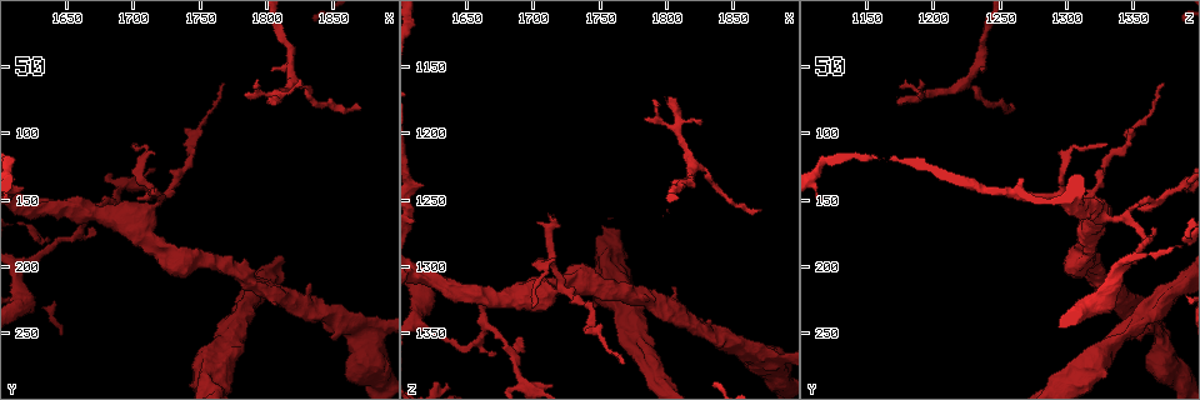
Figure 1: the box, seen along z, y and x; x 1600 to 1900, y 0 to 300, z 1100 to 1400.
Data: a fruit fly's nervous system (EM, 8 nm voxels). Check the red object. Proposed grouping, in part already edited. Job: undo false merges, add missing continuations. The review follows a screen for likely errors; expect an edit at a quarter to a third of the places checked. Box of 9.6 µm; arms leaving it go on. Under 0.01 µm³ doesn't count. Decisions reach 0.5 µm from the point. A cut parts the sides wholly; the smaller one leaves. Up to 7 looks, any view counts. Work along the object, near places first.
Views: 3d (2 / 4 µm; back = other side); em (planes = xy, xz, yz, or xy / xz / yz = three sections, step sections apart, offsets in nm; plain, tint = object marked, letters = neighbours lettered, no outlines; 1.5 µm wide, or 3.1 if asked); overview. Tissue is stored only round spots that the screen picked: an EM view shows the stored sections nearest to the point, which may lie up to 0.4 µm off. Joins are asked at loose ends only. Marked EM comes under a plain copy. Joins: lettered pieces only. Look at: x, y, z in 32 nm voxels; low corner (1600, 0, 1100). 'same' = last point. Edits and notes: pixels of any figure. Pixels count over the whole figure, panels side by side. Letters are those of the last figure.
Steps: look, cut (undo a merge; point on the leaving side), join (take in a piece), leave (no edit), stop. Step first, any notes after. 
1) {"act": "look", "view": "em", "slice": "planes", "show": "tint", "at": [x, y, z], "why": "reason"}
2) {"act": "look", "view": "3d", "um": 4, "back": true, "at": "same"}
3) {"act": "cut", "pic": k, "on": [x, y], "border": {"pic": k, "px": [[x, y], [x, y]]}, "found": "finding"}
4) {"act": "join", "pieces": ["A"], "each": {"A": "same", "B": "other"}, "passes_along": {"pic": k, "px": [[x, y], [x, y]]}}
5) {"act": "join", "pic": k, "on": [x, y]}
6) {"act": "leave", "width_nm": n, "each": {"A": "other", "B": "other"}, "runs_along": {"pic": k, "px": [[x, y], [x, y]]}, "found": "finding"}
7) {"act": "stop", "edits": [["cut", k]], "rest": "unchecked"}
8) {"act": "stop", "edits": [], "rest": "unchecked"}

{"act": "look", "view": "em", "slice": "xy", "step": 8, "show": "letters", "at": [1800, 78, 1174], "why": "thin end"}

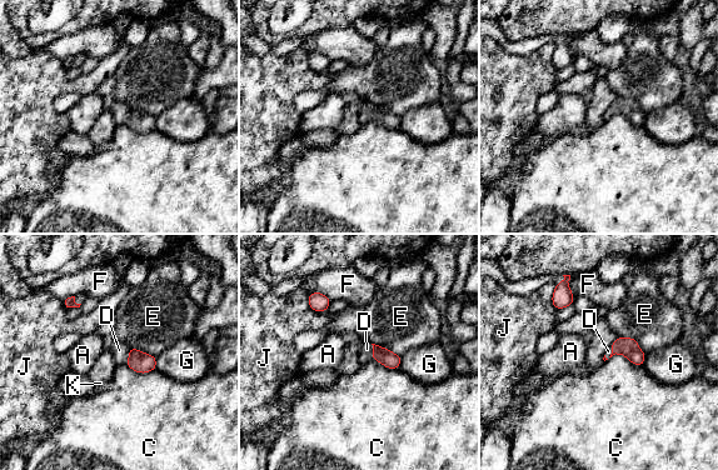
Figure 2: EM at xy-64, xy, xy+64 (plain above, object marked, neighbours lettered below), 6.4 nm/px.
{"act": "look", "view": "em", "slice": "planes", "show": "letters", "at": "same"}

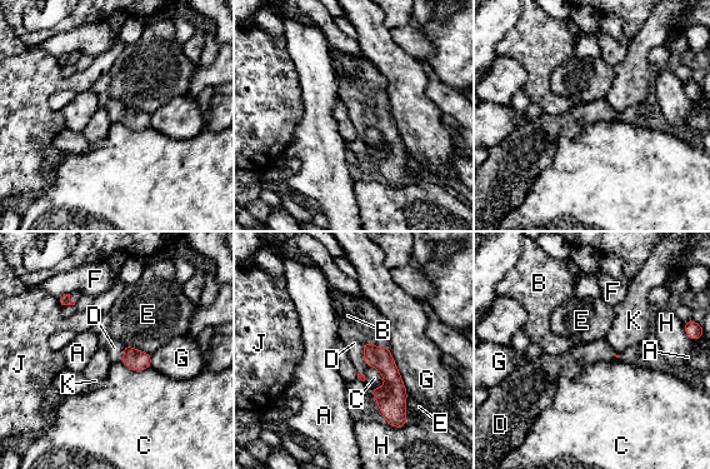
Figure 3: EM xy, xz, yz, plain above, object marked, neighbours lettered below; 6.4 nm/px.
{"act": "join", "pieces": ["D"], "width_nm": 130, "each": {"A": "other", "B": "other", "C": "other", "D": "same", "E": "other", "F": "other", "G": "other", "H": "other", "J": "other", "K": "other"}, "passes_along": {"pic": 3, "px": [[380, 358], [364, 353], [353, 333]]}, "found": "the cell continues"}

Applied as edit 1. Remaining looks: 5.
{"act": "look", "view": "3d", "um": 4, "at": [1712, 144, 1260], "why": "an open end"}

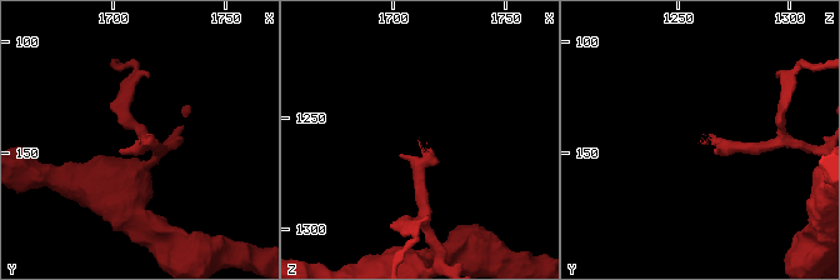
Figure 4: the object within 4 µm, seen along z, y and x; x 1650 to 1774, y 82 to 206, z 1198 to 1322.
{"act": "look", "view": "em", "slice": "planes", "show": "letters", "at": [1712, 144, 1262]}

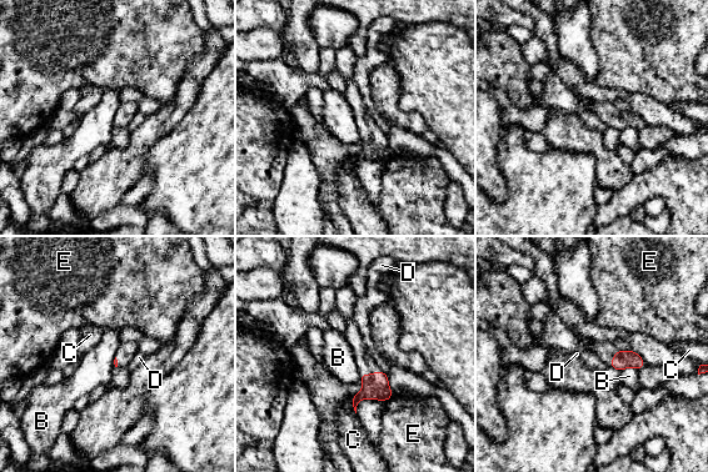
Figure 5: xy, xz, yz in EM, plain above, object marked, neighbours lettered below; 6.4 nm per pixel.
{"act": "leave", "each": {"B": "other", "C": "other", "D": "other", "E": "other"}, "border": {"pic": 5, "px": [[638, 370], [624, 367], [619, 372]]}, "found": "no lettered piece goes on from it"}

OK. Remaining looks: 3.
{"act": "stop", "edits": [["join", 3]], "rest": "unchecked"}

